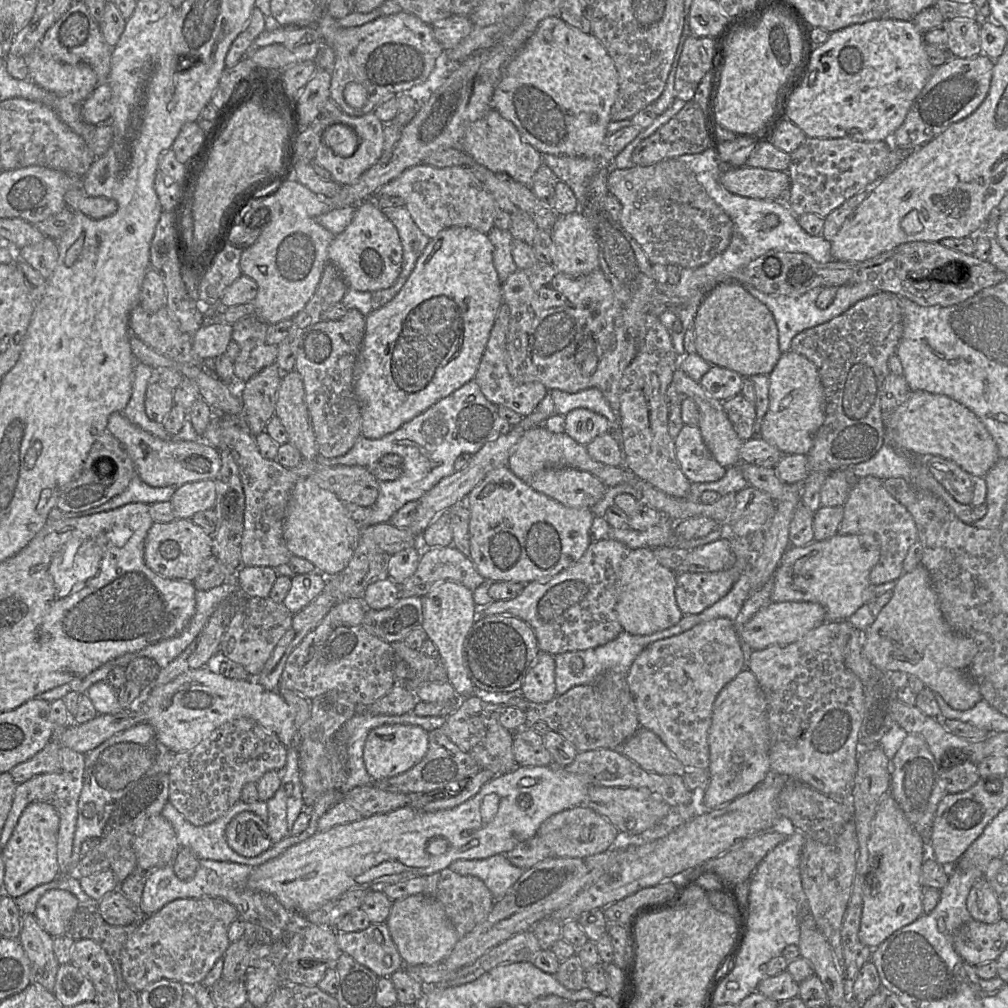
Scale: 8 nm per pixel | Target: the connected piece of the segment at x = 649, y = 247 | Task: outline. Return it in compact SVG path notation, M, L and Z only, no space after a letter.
M677 158L649 166L611 169L608 191L621 202L619 222L637 241L651 264L696 268L710 262L729 245L733 222L707 194L694 172Z

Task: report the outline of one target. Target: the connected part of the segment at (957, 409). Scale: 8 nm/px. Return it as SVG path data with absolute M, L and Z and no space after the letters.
M925 391L910 392L907 400L890 417L888 427L893 442L907 453L921 457L941 456L972 476L985 477L1000 459L997 445L984 423L970 409L945 395Z

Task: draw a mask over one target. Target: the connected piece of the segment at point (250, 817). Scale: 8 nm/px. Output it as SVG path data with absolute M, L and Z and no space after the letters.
M241 812L226 827L225 836L230 848L244 857L256 857L271 845L268 825L252 812Z

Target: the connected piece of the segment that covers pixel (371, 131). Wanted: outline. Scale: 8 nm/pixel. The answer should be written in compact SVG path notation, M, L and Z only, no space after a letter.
M341 111L337 117L333 118L320 117L319 115L319 117L304 130L311 127L313 132L319 136L320 142L321 132L323 132L323 130L329 125L339 123L350 126L357 134L358 146L355 152L349 157L341 157L336 155L330 148L321 142L321 145L319 144L317 147L313 161L329 171L332 175L333 181L340 185L349 185L356 182L358 178L381 157L384 144L384 123L379 120L374 111L362 116L350 116Z

